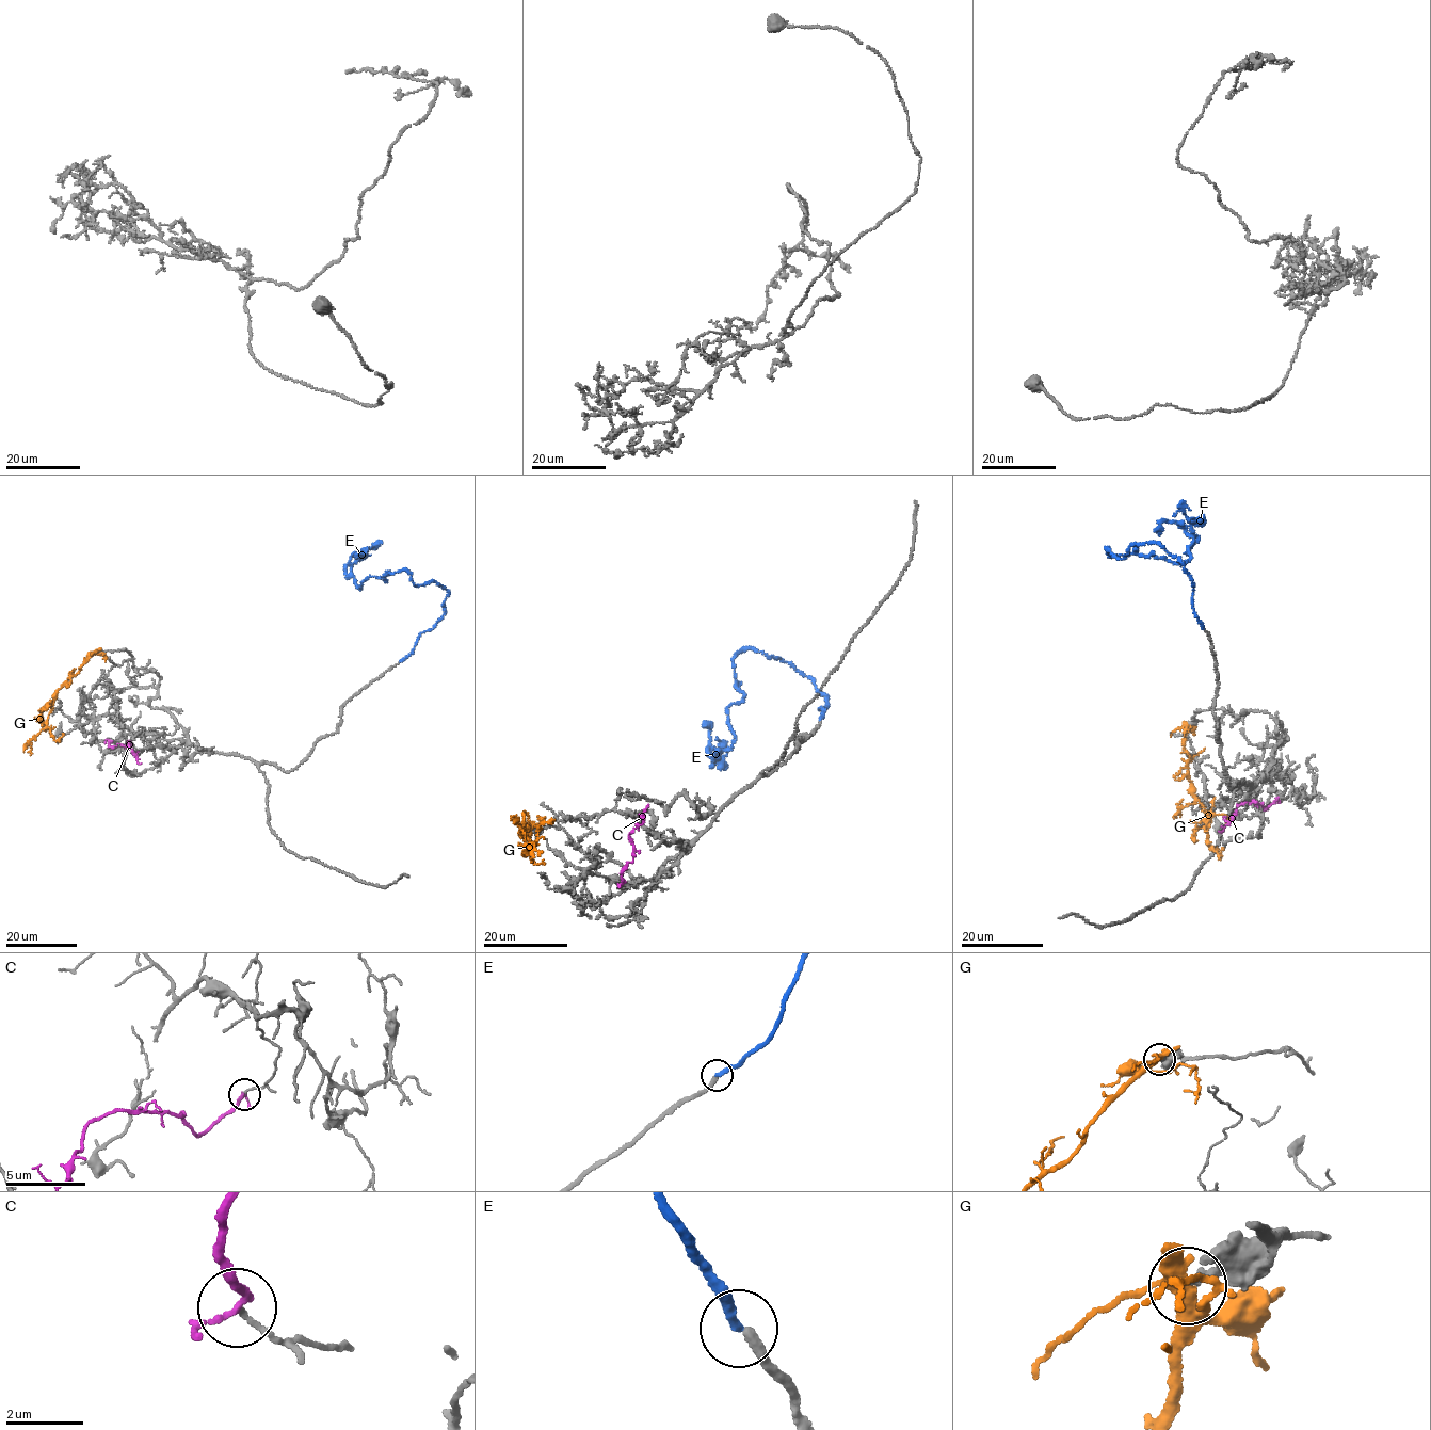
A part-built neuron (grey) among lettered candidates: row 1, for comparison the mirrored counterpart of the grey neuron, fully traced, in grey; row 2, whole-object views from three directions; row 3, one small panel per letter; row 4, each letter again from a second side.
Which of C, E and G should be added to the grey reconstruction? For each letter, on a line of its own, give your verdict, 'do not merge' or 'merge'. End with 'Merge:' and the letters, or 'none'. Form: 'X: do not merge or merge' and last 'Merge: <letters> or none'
C: do not merge
E: do not merge
G: do not merge
Merge: none

